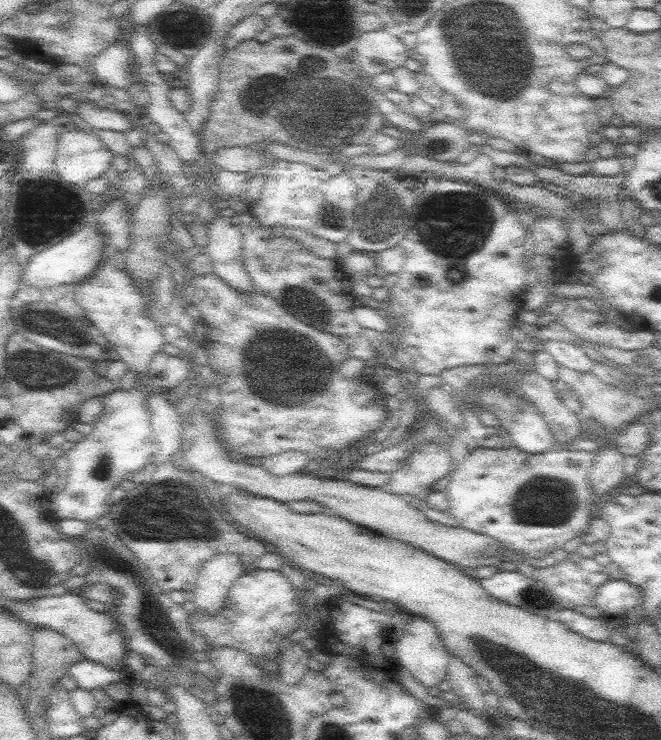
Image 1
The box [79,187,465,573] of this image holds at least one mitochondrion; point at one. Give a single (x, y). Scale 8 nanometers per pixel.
(271, 378)

